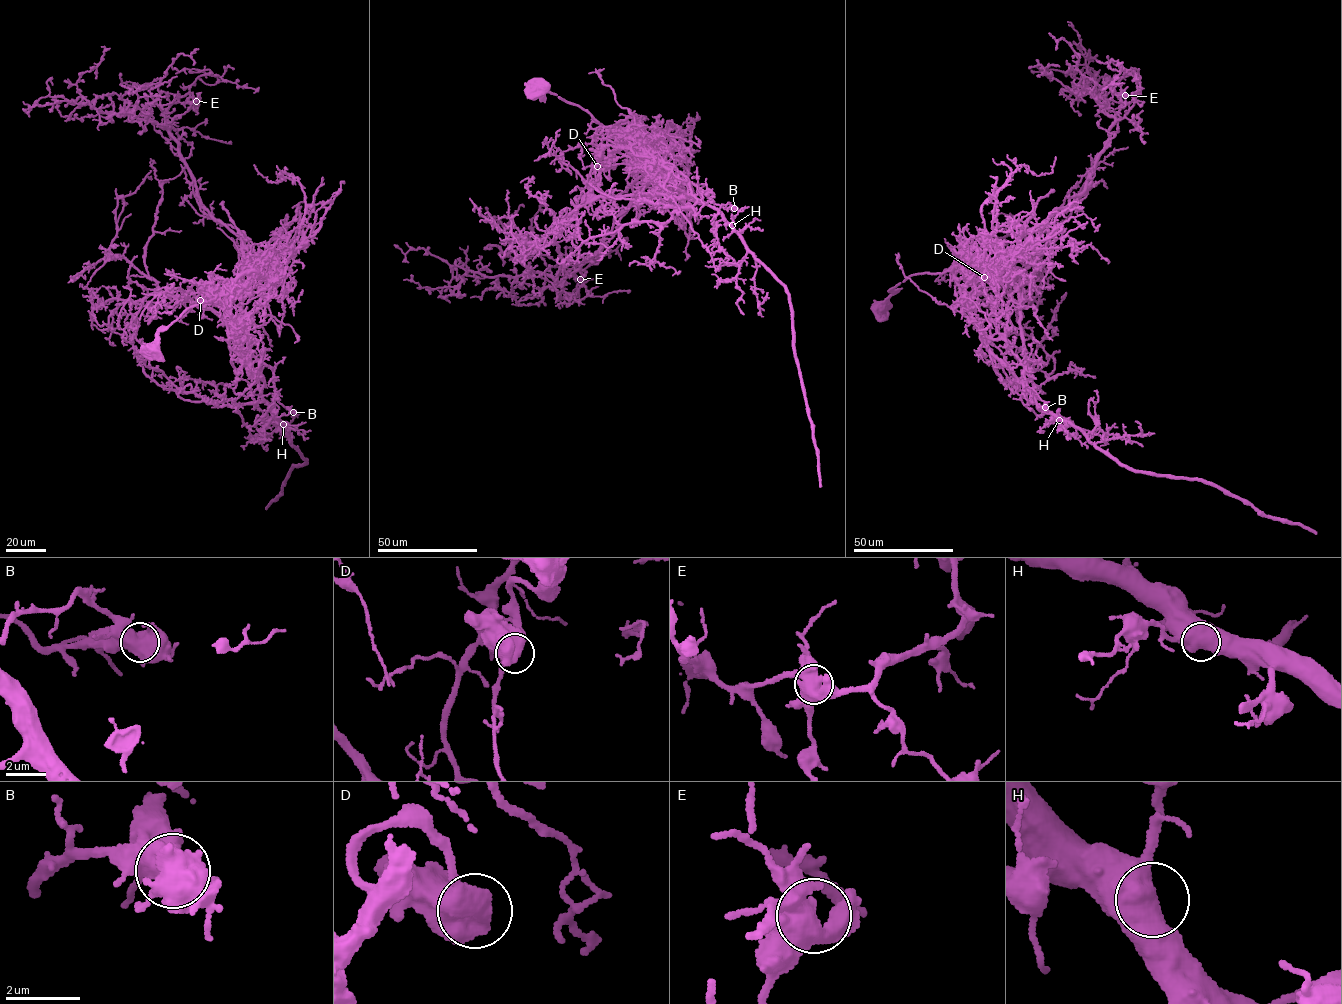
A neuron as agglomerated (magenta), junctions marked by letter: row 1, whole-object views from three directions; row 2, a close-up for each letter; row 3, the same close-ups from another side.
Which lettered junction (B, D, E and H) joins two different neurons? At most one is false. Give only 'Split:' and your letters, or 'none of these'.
Split: B

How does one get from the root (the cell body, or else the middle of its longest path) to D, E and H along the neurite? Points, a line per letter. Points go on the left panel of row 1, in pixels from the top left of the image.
D: (153, 348), (159, 332), (177, 320), (186, 309), (213, 300), (218, 295), (224, 296), (201, 291), (200, 300)
E: (153, 348), (188, 307), (234, 300), (246, 264), (168, 131), (172, 104), (196, 102)
H: (153, 348), (159, 332), (186, 309), (224, 295), (234, 337), (263, 380), (263, 399), (283, 424)

